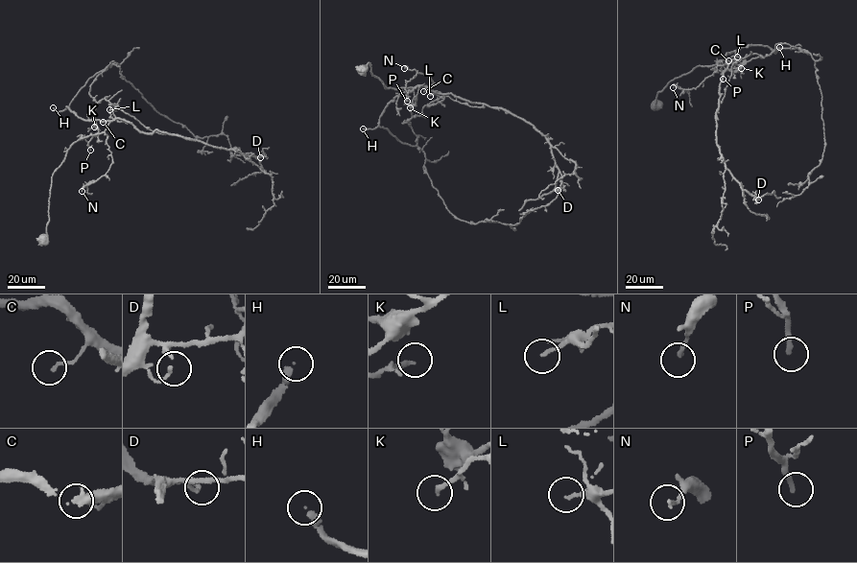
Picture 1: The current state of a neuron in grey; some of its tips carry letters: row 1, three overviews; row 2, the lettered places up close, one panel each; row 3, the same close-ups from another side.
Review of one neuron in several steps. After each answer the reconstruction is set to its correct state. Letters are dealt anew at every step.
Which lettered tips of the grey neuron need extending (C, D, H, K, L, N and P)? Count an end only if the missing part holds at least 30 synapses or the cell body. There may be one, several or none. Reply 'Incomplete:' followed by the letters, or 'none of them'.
Incomplete: H, P

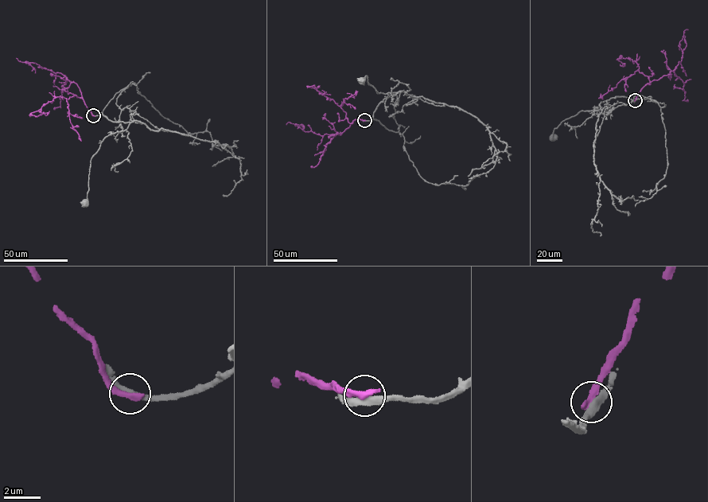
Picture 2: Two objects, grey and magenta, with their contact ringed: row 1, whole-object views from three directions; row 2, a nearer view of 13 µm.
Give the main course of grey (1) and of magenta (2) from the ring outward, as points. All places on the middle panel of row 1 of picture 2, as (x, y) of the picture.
1: (364, 120), (371, 120), (386, 98), (399, 91), (408, 94), (378, 93), (367, 76), (362, 79)
2: (363, 120), (353, 121), (349, 127), (340, 133), (323, 135), (304, 130), (294, 125), (302, 124), (303, 129)

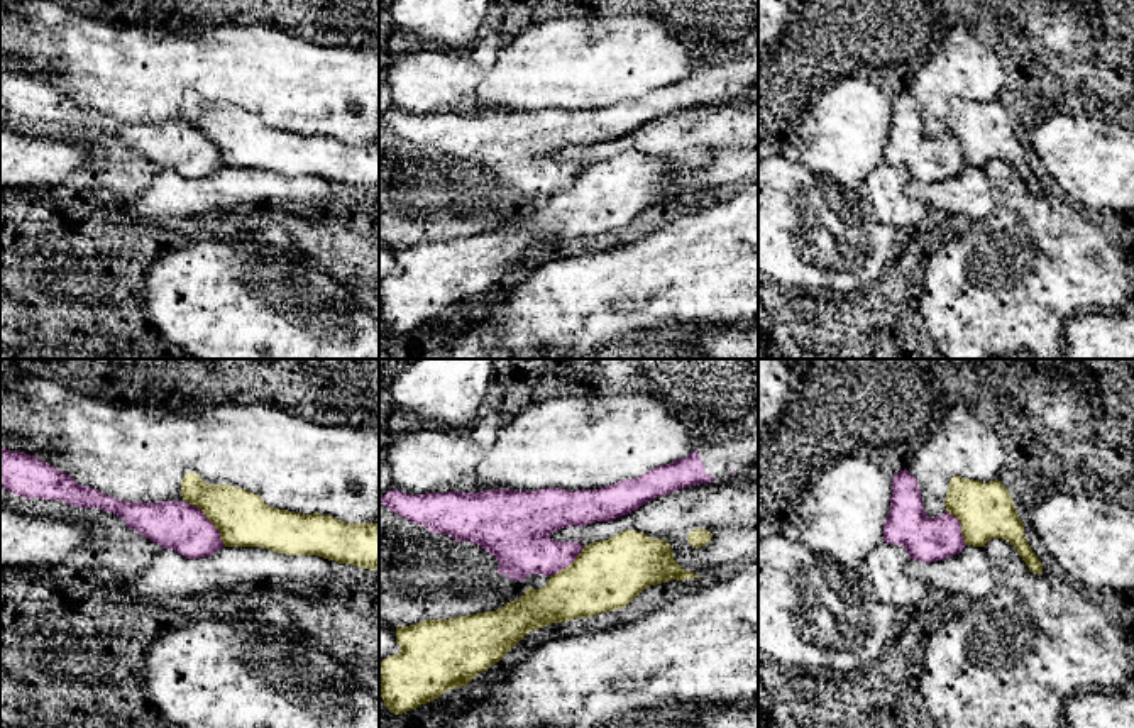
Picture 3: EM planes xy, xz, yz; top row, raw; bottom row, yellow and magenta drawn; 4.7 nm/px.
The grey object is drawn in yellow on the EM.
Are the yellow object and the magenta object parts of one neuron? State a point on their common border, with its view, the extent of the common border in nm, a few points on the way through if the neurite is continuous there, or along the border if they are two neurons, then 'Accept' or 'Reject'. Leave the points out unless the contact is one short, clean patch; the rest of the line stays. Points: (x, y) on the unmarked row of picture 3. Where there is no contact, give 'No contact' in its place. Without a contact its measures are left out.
Touches yellow at xy (209, 139). Shared border 300 nm. Boundary: xy (183, 121), (202, 132), (225, 166). Reject

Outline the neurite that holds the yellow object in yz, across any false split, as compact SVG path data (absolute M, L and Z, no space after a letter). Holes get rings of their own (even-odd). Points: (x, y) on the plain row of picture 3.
M953 97L948 107L946 132L960 141L966 166L985 168L992 159L1010 163L1034 195L1043 195L1043 185L1029 168L1014 122L1005 107Z

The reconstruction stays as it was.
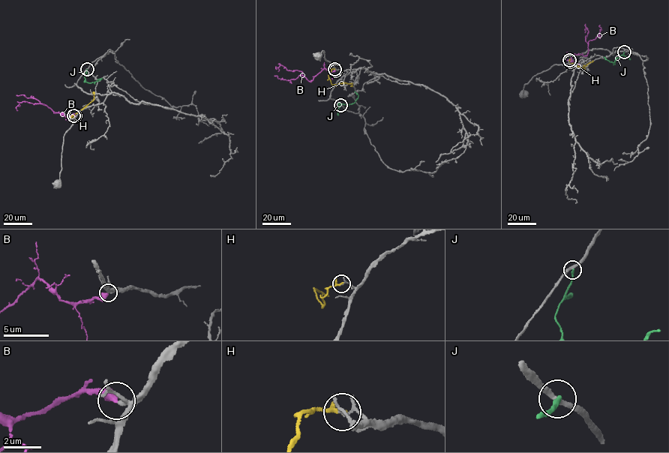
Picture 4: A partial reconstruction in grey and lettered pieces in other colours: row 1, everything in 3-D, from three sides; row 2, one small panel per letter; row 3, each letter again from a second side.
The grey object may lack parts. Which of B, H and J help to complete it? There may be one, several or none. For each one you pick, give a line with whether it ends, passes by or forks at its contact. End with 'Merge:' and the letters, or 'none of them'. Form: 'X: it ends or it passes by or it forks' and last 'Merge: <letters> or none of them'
B: it ends
Merge: B

